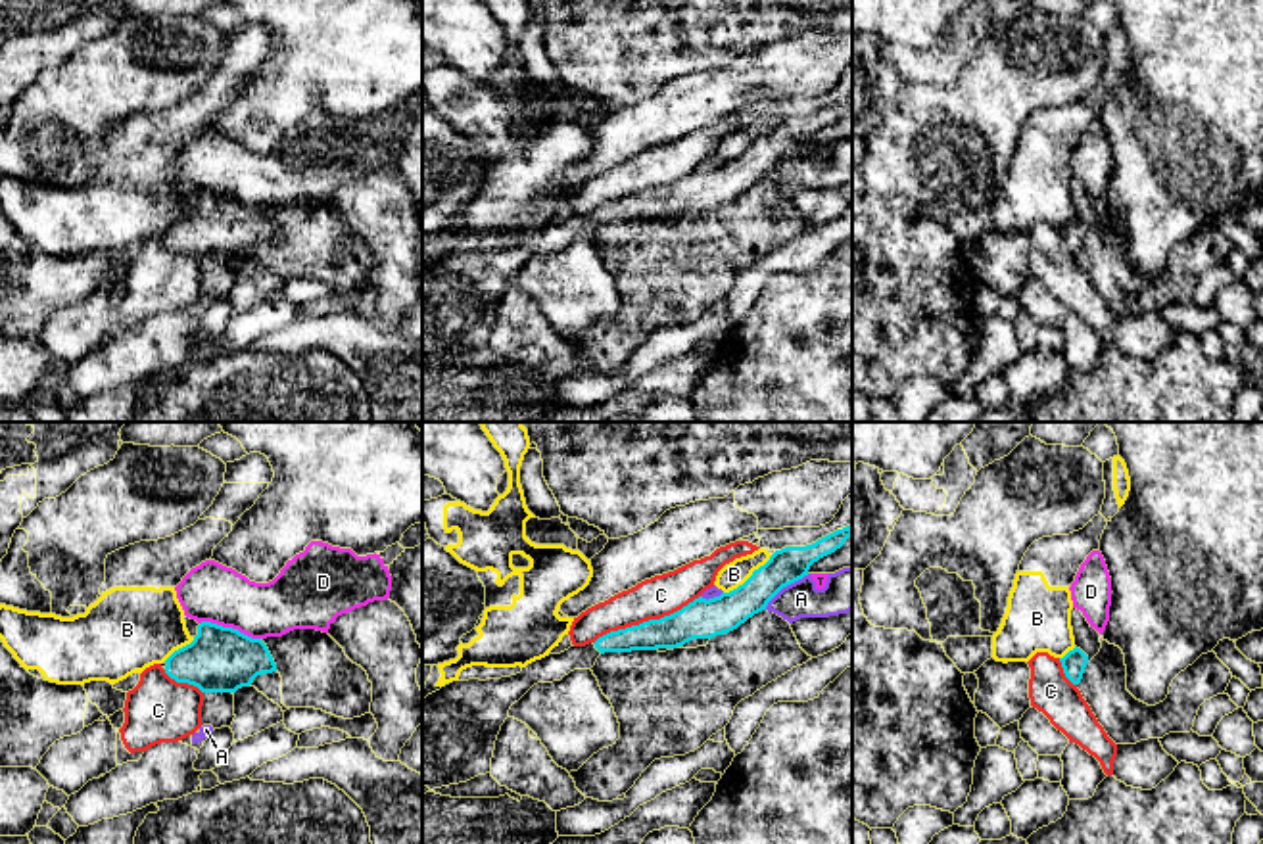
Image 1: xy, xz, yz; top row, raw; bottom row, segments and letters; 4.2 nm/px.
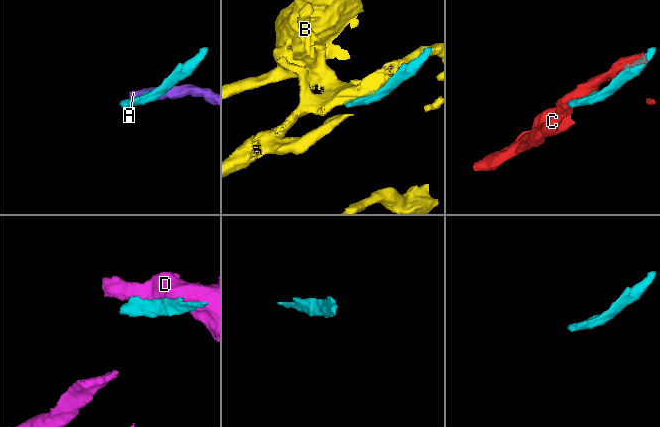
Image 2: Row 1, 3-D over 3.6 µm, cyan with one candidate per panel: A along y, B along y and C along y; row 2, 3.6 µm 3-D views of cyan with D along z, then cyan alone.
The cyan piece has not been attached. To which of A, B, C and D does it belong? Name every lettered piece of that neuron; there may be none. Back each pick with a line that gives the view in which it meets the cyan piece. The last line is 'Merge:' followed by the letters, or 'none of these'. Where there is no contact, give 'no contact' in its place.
Merge: none of these

